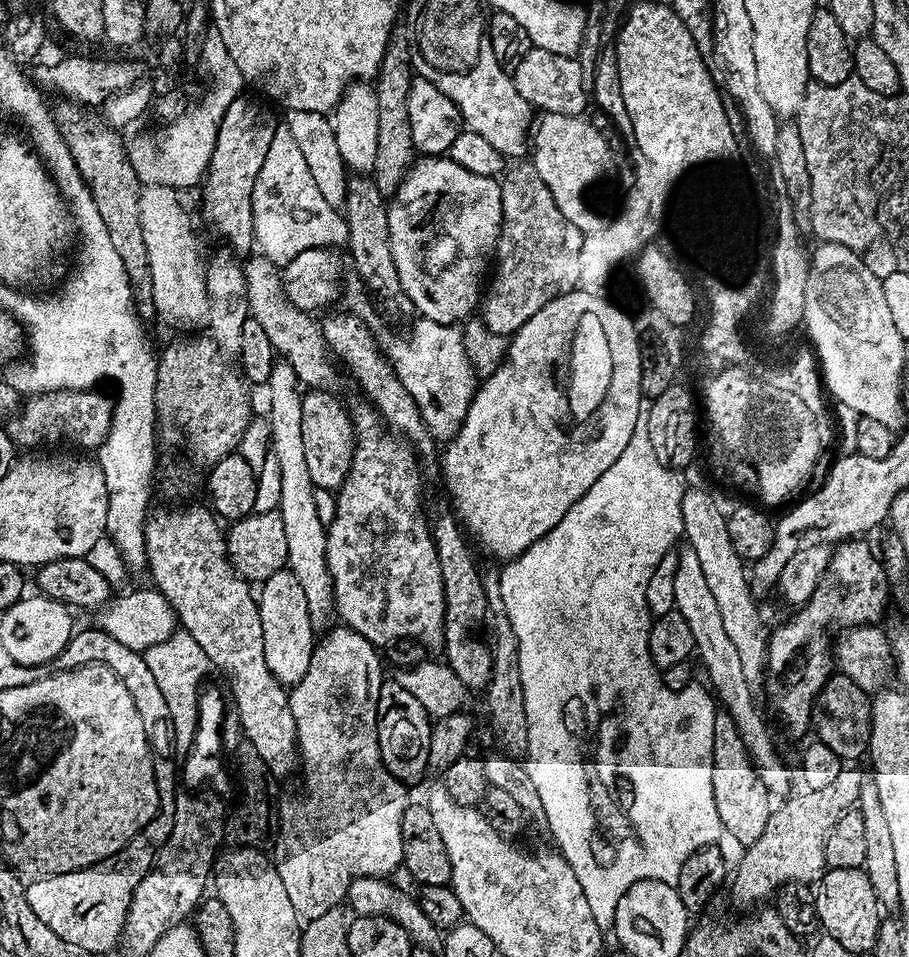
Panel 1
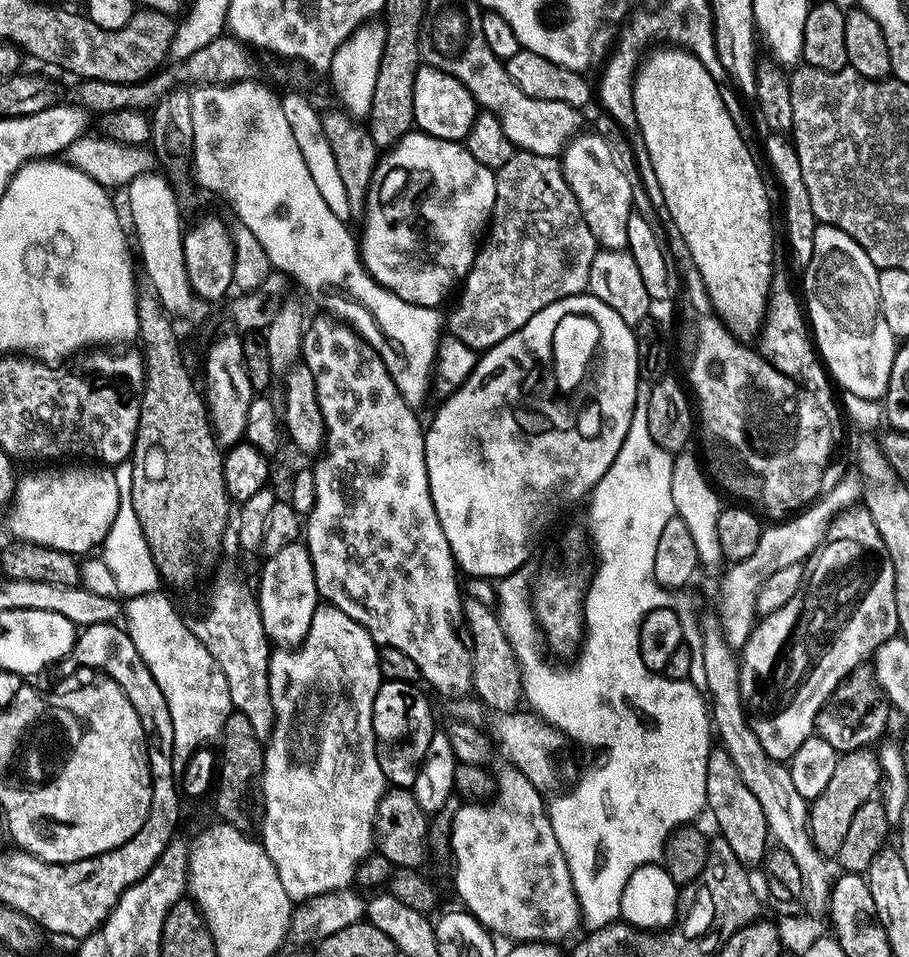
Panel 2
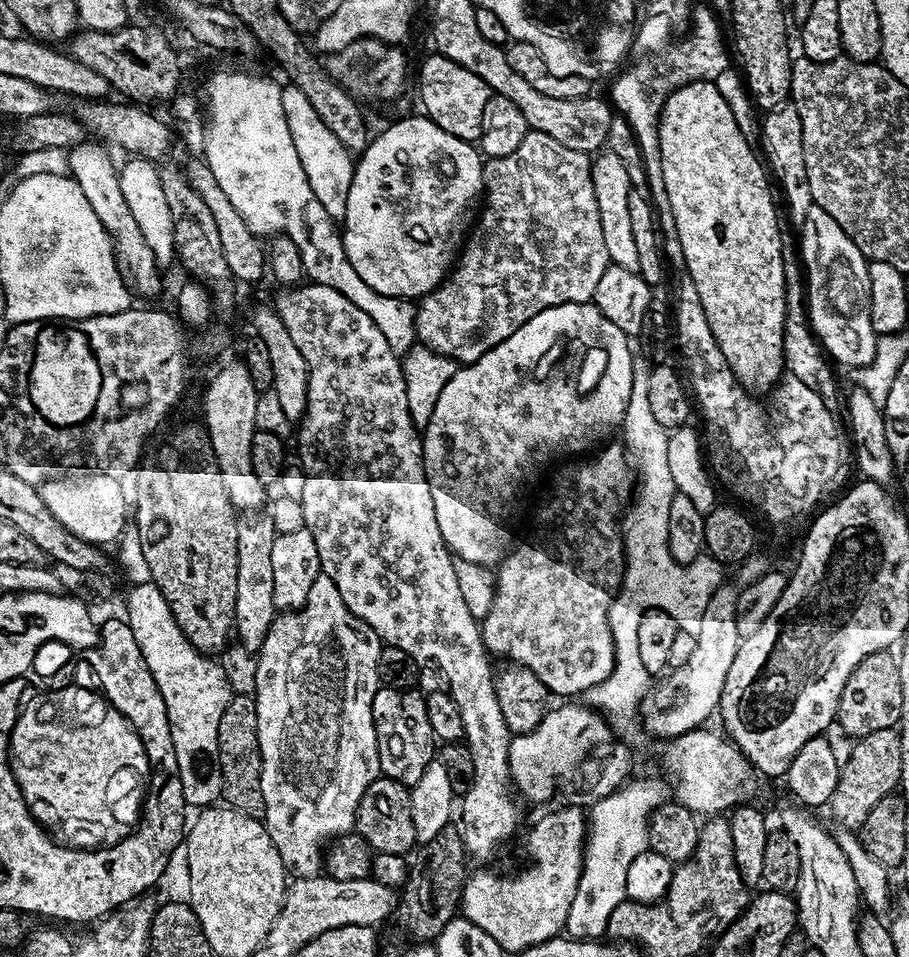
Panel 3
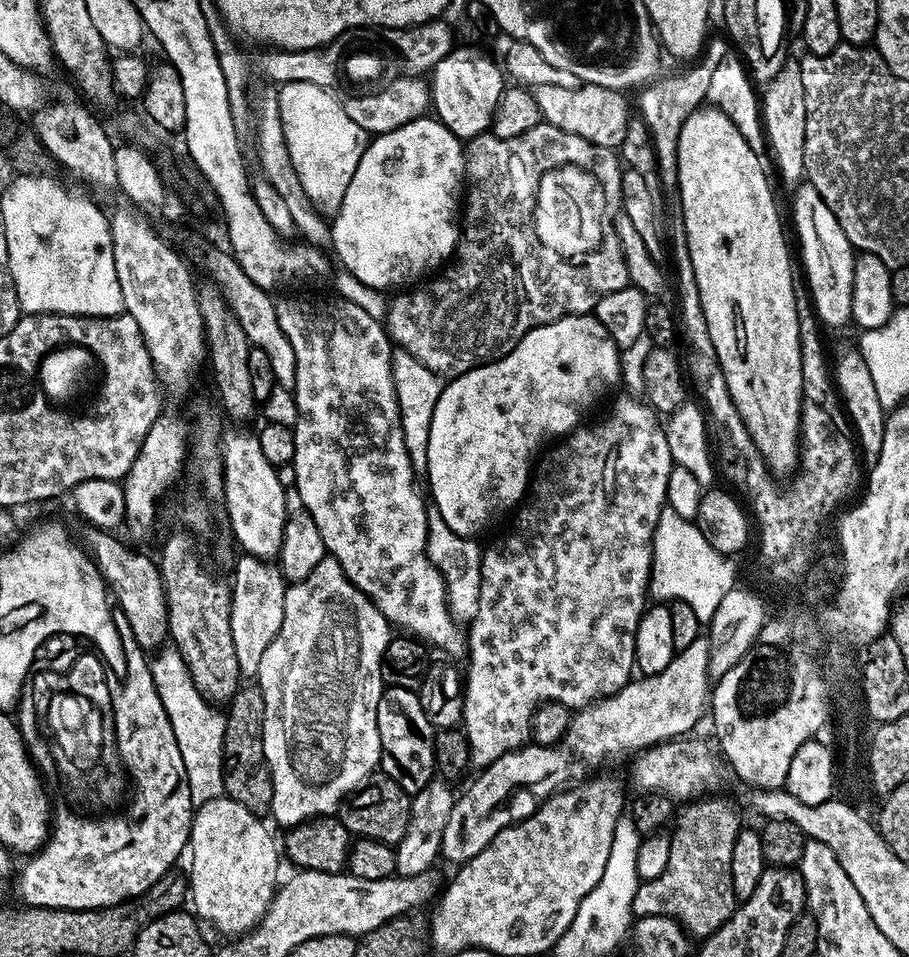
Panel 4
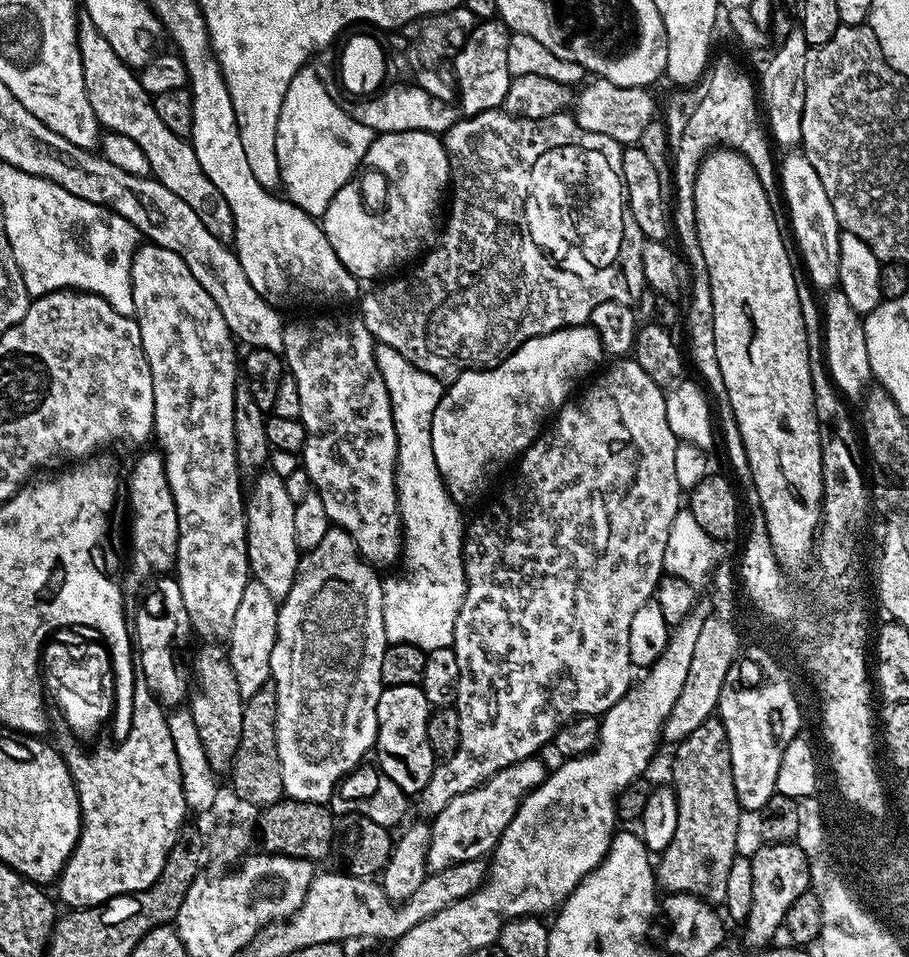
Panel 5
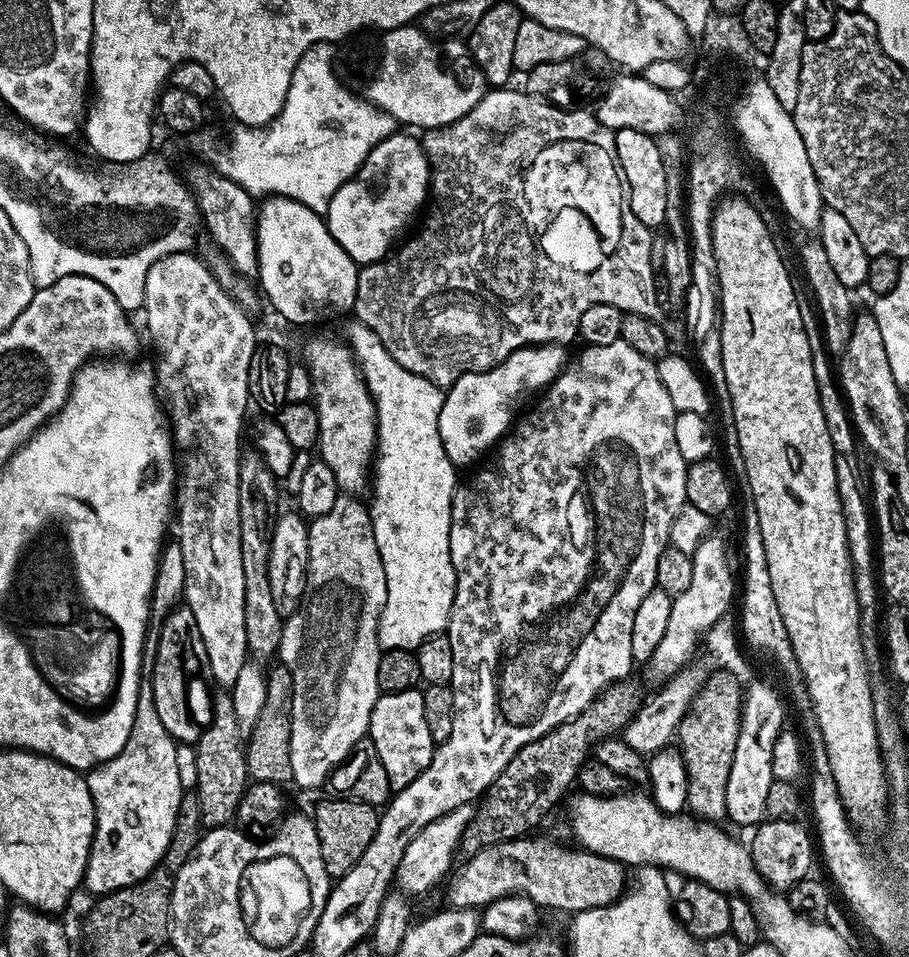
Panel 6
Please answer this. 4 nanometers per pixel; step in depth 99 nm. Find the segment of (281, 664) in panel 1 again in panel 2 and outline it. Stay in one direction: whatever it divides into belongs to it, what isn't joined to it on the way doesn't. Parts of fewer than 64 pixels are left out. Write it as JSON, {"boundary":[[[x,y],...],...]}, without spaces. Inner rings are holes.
{"boundary":[[[300,542],[282,546],[282,550],[271,553],[267,559],[260,572],[260,588],[258,587],[262,626],[273,645],[291,650],[306,638],[320,600],[314,566],[307,547]]]}

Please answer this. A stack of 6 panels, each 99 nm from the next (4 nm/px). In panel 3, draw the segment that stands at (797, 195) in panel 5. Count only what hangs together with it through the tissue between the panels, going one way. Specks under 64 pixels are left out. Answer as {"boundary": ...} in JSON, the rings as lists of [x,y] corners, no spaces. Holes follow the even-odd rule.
{"boundary":[[[813,206],[806,214],[802,231],[798,236],[798,247],[806,273],[808,319],[812,330],[825,353],[837,365],[849,364],[863,370],[874,358],[878,339],[870,322],[869,261],[826,210]]]}

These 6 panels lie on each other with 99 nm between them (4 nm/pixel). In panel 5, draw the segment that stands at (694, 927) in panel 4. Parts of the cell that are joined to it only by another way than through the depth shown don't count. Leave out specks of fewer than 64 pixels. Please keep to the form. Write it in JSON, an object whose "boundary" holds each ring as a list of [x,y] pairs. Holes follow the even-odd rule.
{"boundary":[[[713,718],[702,722],[698,730],[694,730],[685,740],[675,745],[674,752],[676,761],[672,764],[671,783],[674,785],[678,802],[678,826],[674,830],[674,838],[670,838],[670,846],[666,846],[659,853],[660,864],[658,860],[654,875],[665,893],[694,894],[713,906],[720,906],[726,898],[726,878],[730,874],[730,866],[738,855],[736,839],[740,836],[740,816],[742,817],[738,794],[734,790],[730,742],[720,719]]]}

